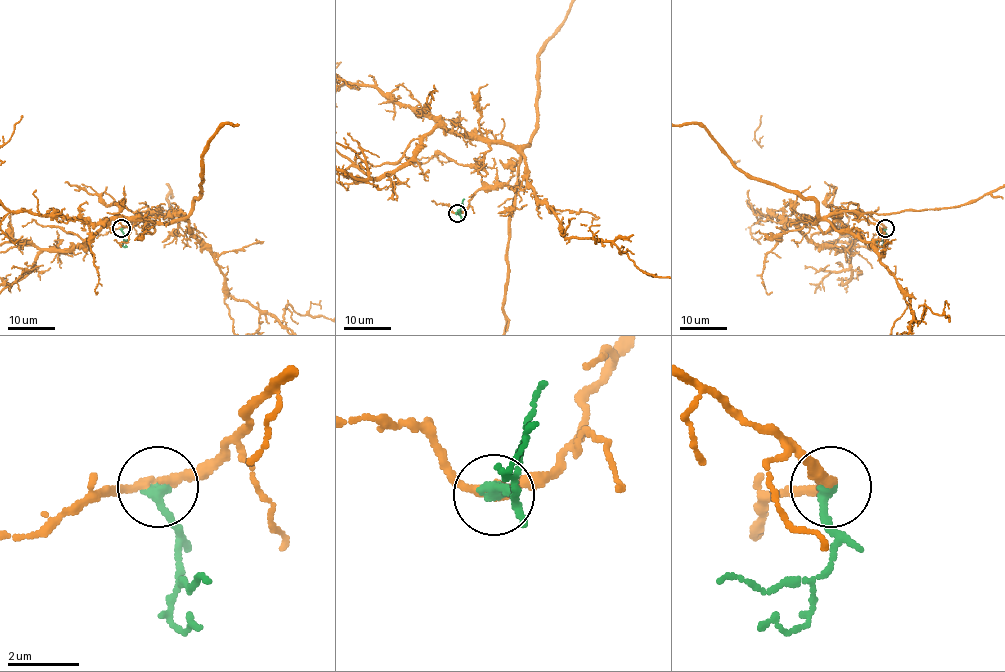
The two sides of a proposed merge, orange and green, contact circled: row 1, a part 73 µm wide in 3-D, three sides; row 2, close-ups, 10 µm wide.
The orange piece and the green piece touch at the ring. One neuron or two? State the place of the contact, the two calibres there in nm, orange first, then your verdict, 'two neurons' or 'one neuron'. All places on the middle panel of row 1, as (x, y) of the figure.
place (457, 213); calibres 220 and 300 nm; one neuron

